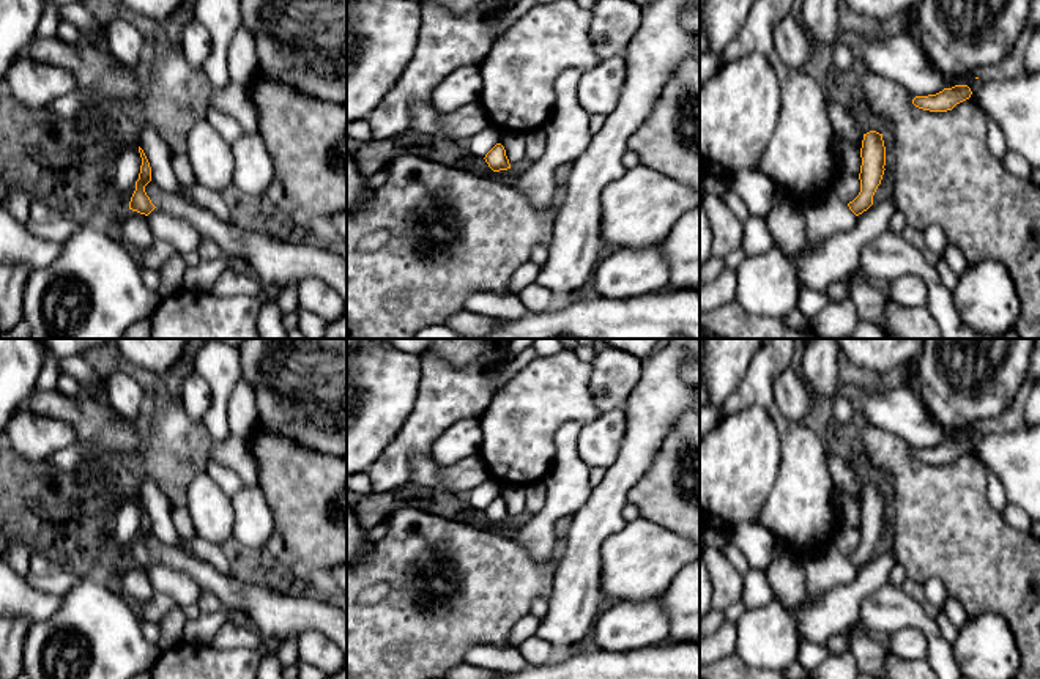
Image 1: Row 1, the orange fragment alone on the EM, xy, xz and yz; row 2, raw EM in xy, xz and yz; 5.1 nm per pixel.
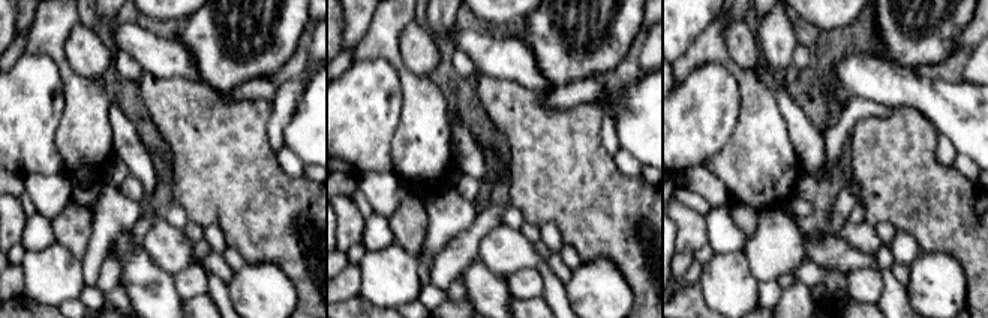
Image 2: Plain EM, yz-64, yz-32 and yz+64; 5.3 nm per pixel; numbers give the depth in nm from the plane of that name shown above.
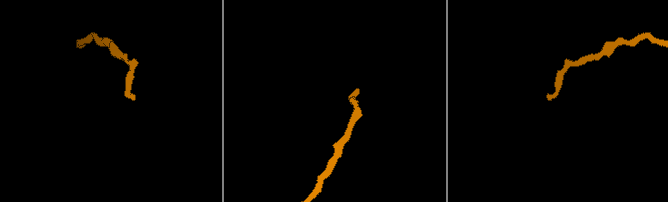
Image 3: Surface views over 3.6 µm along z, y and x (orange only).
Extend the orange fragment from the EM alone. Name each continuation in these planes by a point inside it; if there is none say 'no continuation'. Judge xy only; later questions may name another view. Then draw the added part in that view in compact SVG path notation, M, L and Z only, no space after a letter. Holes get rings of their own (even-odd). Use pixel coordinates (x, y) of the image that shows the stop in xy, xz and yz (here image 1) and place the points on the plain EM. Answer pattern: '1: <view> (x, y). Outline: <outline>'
no continuation

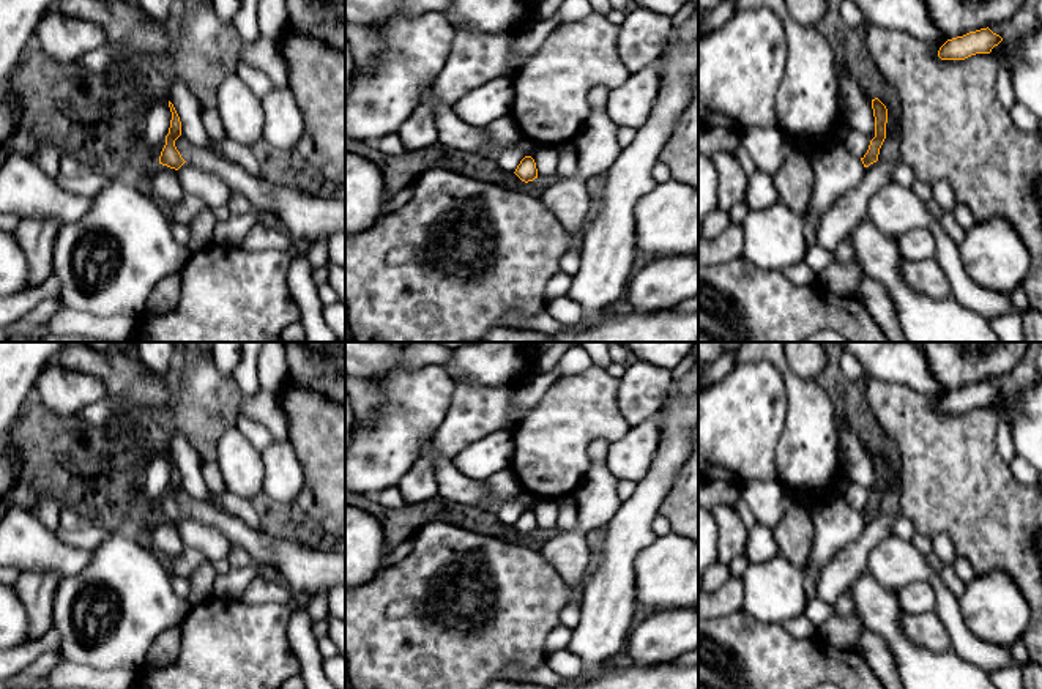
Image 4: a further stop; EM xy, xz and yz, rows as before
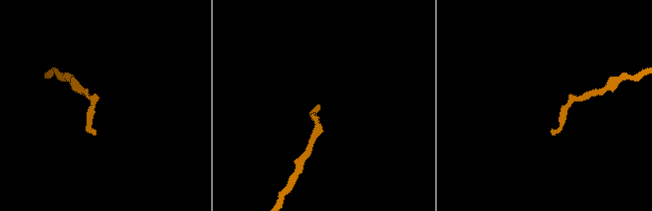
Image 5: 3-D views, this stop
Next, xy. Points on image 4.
no continuation

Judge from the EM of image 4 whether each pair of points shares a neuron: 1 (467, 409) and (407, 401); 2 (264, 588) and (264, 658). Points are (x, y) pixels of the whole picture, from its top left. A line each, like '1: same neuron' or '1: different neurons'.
1: different neurons
2: different neurons

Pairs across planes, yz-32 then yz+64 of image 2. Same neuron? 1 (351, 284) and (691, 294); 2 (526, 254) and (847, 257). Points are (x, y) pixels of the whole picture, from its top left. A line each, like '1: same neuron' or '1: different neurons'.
1: different neurons
2: same neuron

